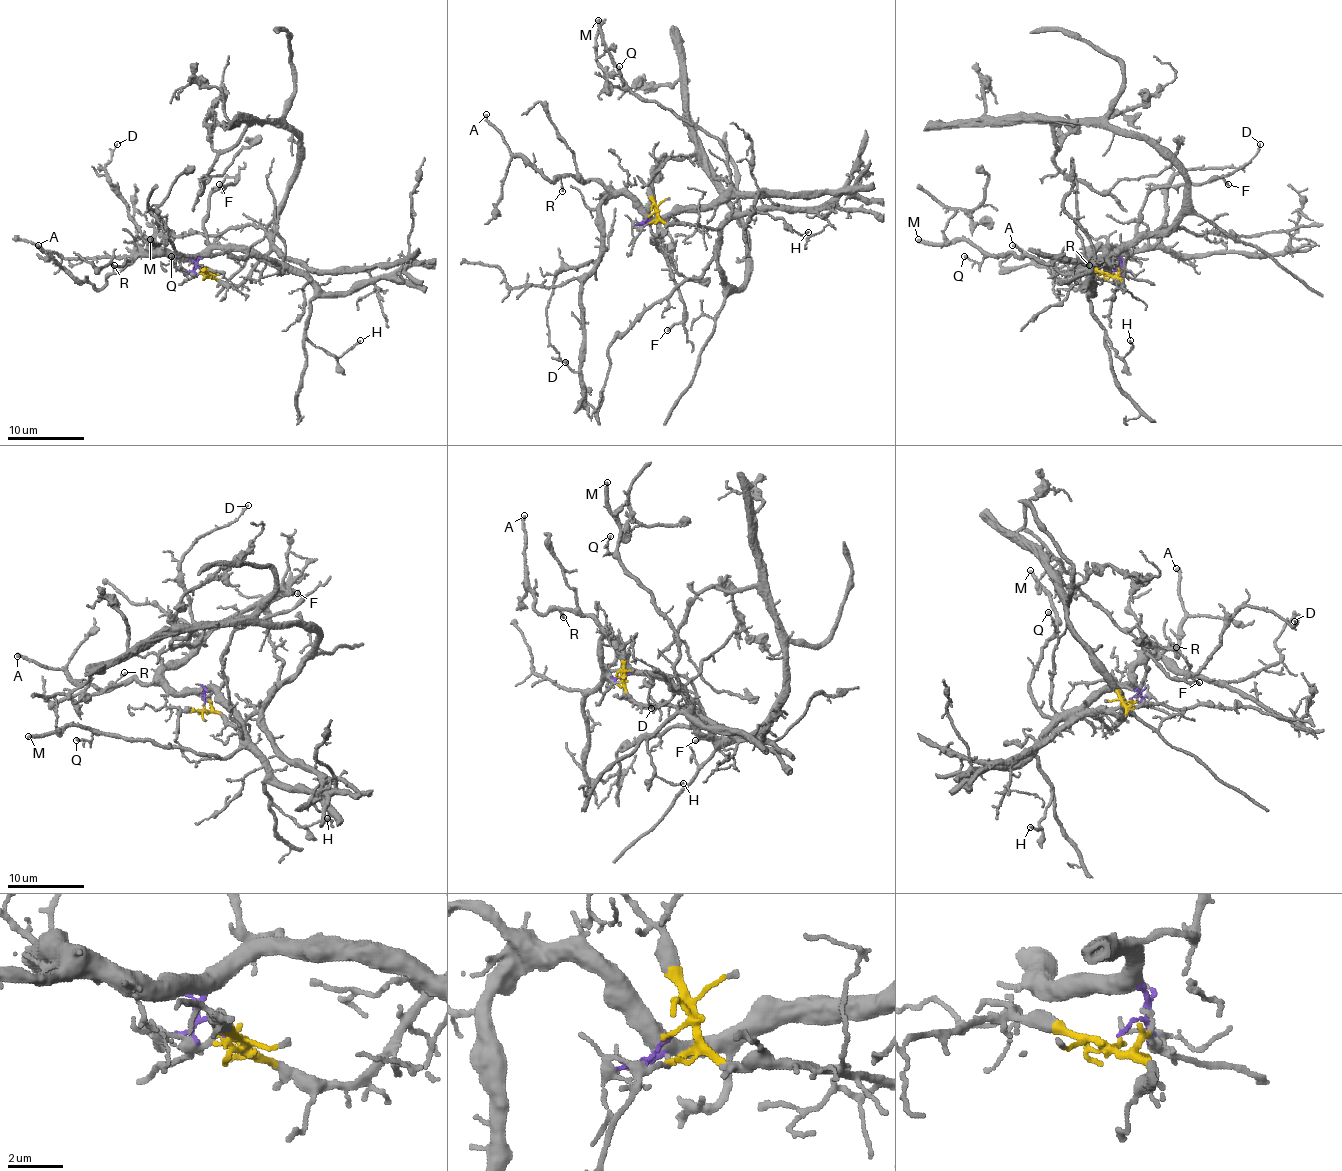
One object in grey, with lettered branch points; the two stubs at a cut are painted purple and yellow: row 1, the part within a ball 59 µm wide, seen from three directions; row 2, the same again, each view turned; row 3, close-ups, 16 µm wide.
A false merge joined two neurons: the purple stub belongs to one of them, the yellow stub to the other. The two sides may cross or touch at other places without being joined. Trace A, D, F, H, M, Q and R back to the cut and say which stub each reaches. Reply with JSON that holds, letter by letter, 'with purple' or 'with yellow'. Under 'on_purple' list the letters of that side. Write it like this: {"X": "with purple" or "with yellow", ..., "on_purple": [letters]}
{"A": "with purple", "D": "with purple", "F": "with purple", "H": "with purple", "M": "with purple", "Q": "with purple", "R": "with purple", "on_purple": ["A", "D", "F", "H", "M", "Q", "R"]}

